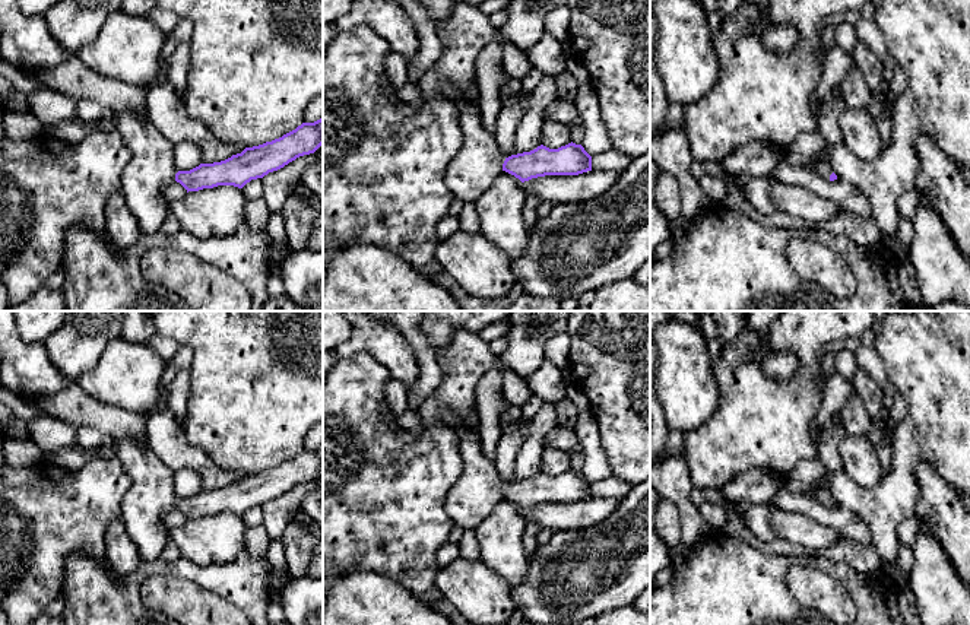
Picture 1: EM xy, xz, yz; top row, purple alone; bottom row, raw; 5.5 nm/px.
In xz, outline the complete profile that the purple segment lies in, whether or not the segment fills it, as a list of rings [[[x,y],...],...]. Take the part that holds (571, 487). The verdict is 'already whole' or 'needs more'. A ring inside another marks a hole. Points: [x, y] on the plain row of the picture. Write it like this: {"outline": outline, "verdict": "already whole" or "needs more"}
{"outline": [[[457,329],[437,361],[443,380],[418,412],[425,428],[444,423],[459,437],[463,472],[446,501],[446,511],[456,526],[476,530],[501,498],[522,510],[592,498],[592,483],[581,472],[571,469],[558,476],[541,472],[505,485],[494,461],[484,456],[476,422],[476,386],[485,372],[504,372],[508,368],[489,350],[489,343],[478,333]]], "verdict": "needs more"}

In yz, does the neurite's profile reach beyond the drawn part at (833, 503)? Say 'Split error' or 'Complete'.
Split error

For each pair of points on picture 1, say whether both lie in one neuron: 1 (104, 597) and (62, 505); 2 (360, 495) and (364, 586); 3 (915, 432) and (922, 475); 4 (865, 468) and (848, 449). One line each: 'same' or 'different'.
1: different
2: different
3: different
4: same

